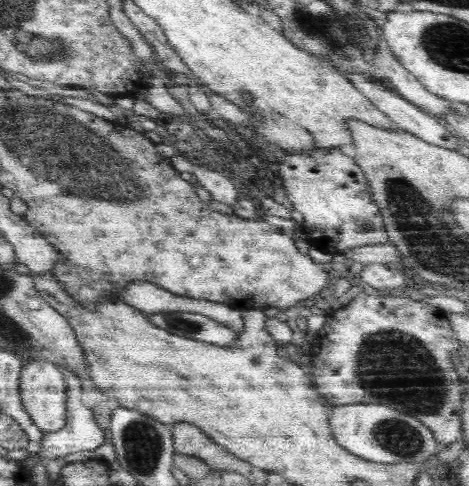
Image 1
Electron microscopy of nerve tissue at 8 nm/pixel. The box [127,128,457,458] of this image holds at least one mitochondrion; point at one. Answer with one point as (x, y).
(393, 364)

